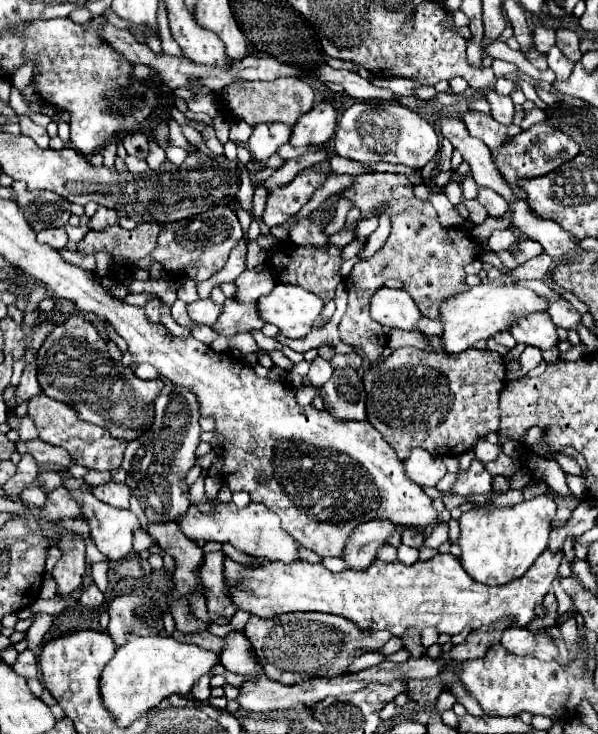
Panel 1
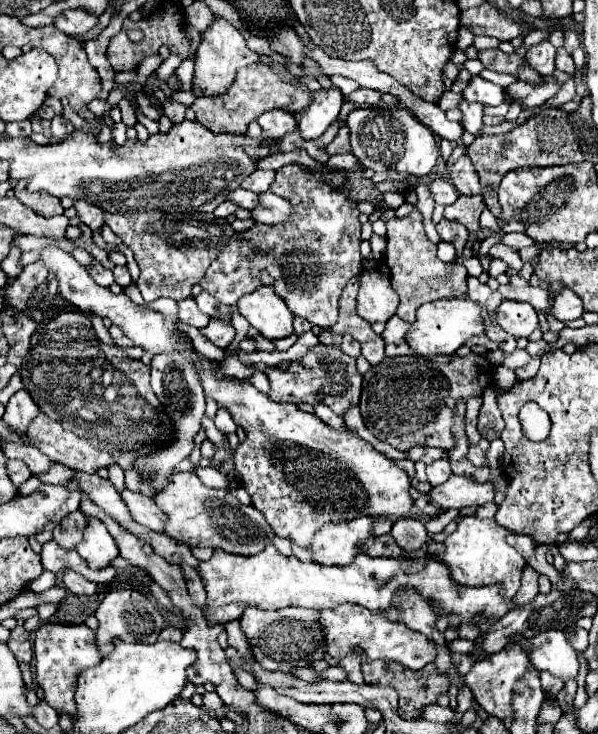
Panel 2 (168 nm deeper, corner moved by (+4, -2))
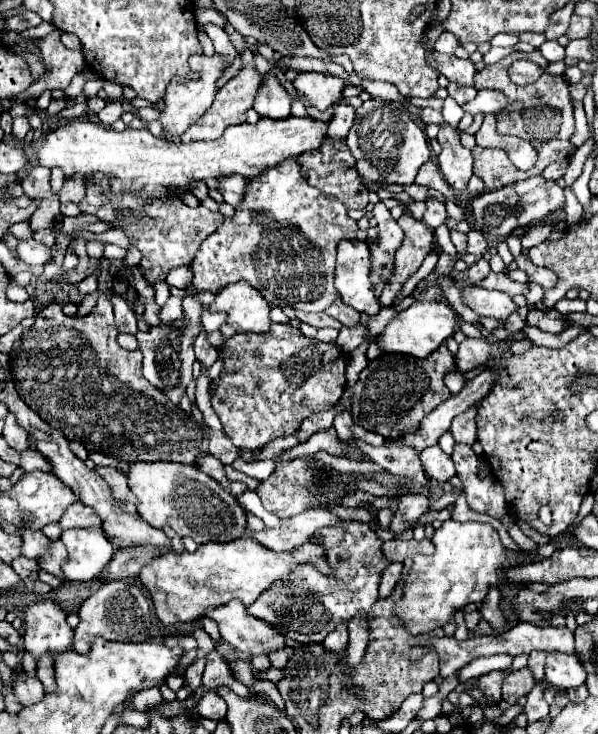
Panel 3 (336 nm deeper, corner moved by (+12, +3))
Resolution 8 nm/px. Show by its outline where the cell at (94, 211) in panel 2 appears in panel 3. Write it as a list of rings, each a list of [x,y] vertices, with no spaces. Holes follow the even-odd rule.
[[[74,178],[74,180],[66,180],[66,182],[64,182],[64,186],[62,186],[58,198],[60,198],[62,204],[66,204],[66,202],[80,204],[80,200],[84,198],[84,192],[86,192],[84,182],[82,182],[80,178]]]

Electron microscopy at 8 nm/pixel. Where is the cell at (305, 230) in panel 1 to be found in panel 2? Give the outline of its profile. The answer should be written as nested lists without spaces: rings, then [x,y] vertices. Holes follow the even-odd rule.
[[[266,191],[258,195],[258,205],[250,211],[250,219],[272,225],[272,223],[284,223],[284,219],[288,219],[290,213],[292,213],[292,207],[288,201]]]

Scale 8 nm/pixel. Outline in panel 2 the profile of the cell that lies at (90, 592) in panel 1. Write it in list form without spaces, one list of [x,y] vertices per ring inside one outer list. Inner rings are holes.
[[[66,569],[66,571],[62,573],[62,585],[64,585],[68,591],[76,593],[76,595],[88,595],[88,597],[90,597],[90,595],[96,593],[96,583],[84,579],[82,575],[78,575],[78,573],[72,571],[72,569]]]

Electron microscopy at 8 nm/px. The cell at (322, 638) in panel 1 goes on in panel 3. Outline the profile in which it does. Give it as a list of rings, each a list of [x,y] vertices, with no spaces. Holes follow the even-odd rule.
[[[232,600],[224,606],[208,610],[206,616],[218,622],[222,640],[244,656],[268,654],[286,646],[286,636],[276,632],[270,622],[252,618],[242,602]]]

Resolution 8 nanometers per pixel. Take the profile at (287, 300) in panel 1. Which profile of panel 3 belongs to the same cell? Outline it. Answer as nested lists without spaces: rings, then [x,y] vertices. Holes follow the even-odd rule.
[[[248,282],[226,286],[210,304],[210,310],[226,312],[228,324],[234,326],[236,332],[266,332],[272,326],[272,306],[256,288],[248,286]]]

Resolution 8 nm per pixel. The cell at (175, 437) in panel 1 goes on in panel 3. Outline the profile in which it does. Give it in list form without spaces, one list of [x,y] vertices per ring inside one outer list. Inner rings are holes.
[[[190,296],[184,298],[182,304],[184,304],[182,320],[176,320],[172,324],[160,324],[160,326],[154,326],[150,332],[136,334],[140,350],[144,354],[144,364],[142,364],[144,378],[154,388],[160,388],[176,406],[180,404],[182,396],[186,394],[186,386],[192,380],[192,364],[196,360],[194,350],[192,350],[192,338],[196,338],[196,334],[202,330],[202,324],[200,324],[202,304]]]

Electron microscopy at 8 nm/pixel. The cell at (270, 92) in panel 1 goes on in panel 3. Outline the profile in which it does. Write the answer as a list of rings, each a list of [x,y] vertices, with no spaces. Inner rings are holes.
[[[246,50],[242,54],[242,68],[218,90],[210,110],[206,110],[200,116],[200,122],[194,122],[184,134],[182,134],[182,142],[190,142],[190,140],[212,140],[212,138],[220,138],[222,132],[232,126],[232,124],[242,124],[246,122],[246,110],[252,108],[254,98],[262,86],[262,82],[266,80],[264,74],[258,72],[256,64],[254,64],[254,54],[250,50]]]

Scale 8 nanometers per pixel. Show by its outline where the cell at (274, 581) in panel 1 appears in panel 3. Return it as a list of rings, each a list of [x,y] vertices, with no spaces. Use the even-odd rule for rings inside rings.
[[[244,536],[228,544],[202,544],[194,554],[186,550],[182,554],[166,552],[142,568],[140,580],[154,600],[156,616],[164,624],[176,624],[196,620],[200,614],[204,614],[204,610],[224,606],[224,602],[230,602],[232,598],[238,598],[244,606],[250,606],[276,582],[288,582],[290,572],[300,564],[312,564],[316,570],[320,570],[320,574],[332,574],[330,562],[320,544],[306,544],[294,552],[274,552],[260,546],[260,542],[254,538]]]

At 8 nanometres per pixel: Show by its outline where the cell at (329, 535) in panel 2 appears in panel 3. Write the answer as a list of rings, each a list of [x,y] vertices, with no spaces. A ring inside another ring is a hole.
[[[318,506],[318,508],[310,508],[302,514],[298,514],[294,518],[284,520],[282,528],[278,528],[278,530],[264,528],[262,532],[250,532],[250,536],[274,552],[290,552],[302,544],[312,542],[312,534],[318,528],[334,526],[338,520],[340,518],[334,512]]]

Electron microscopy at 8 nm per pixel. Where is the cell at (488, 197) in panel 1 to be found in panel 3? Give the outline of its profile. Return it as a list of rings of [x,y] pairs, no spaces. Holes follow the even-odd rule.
[[[442,124],[440,128],[438,142],[442,152],[438,156],[438,168],[454,190],[466,190],[472,176],[472,154],[460,144],[460,136],[450,124]]]

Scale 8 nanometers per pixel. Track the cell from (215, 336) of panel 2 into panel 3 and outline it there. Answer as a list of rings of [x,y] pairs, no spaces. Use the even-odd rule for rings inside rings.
[[[202,330],[202,332],[196,336],[196,340],[194,340],[194,350],[196,350],[196,358],[198,358],[204,366],[212,366],[212,364],[216,362],[216,358],[218,358],[218,348],[208,342],[208,332],[206,332],[206,330]]]

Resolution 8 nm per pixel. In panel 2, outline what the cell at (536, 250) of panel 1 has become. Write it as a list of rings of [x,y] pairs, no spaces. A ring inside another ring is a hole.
[[[496,243],[496,245],[488,251],[488,255],[506,261],[514,271],[520,271],[522,265],[524,265],[522,259],[520,259],[520,255],[518,255],[518,251],[512,249],[512,247],[508,247],[508,245],[504,245],[504,243]]]

